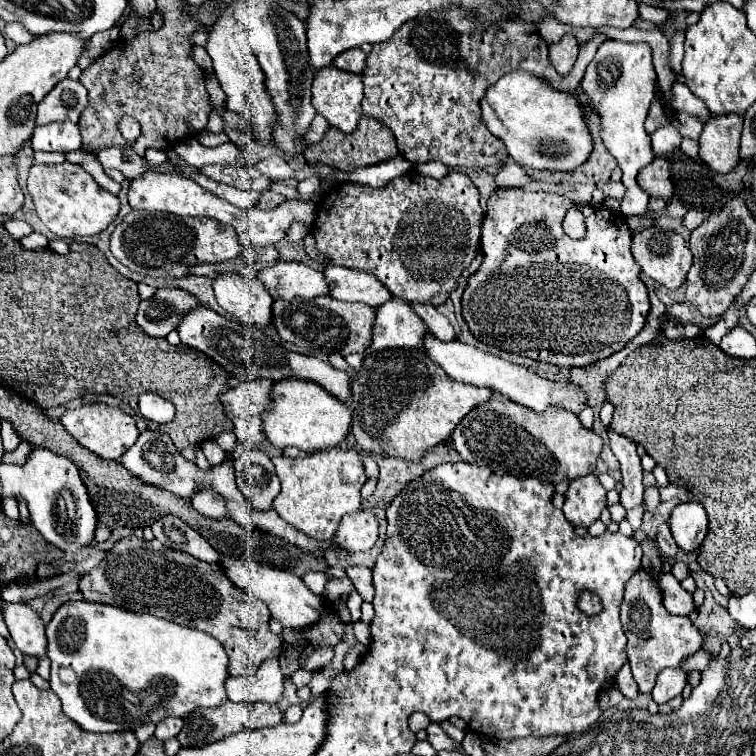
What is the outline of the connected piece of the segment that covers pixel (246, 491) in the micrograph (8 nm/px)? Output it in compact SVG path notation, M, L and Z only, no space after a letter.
M247 449L233 461L235 483L255 511L269 511L279 493L279 479L271 457L259 449Z

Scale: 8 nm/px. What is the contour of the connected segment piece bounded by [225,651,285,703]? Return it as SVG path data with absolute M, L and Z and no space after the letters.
M275 651L253 677L229 677L227 699L229 701L271 701L277 703L283 695L283 673L279 671L279 655Z

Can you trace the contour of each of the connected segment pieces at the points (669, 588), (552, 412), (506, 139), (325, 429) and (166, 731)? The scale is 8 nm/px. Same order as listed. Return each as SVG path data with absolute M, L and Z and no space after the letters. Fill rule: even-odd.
M659 573L657 579L659 579L659 587L663 591L663 605L669 613L689 615L691 611L697 609L693 603L693 595L687 593L671 573Z
M493 391L487 403L481 403L463 417L451 439L455 451L459 451L467 463L487 467L499 475L535 477L551 483L593 473L603 447L601 437L585 429L575 413L559 407L535 413L533 409L505 399L497 391Z
M513 71L491 85L481 99L483 121L489 131L499 137L523 169L537 171L573 171L583 165L591 151L593 139L585 123L585 105L575 93L563 93L537 75Z
M283 379L277 381L271 387L271 407L263 413L263 435L267 437L267 441L277 447L277 449L287 449L287 447L297 447L303 451L311 451L311 449L329 449L329 447L337 447L351 425L351 409L349 405L343 405L339 399L331 399L331 395L319 387L313 381L301 381L301 379Z
M167 717L167 719L161 719L157 723L155 735L161 741L167 741L169 737L177 737L177 733L181 731L181 727L183 727L183 719L179 719L179 717Z

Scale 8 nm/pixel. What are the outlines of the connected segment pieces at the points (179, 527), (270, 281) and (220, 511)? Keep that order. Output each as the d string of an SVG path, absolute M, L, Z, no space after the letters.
M165 515L163 519L155 521L153 533L155 533L155 539L159 539L161 543L165 543L171 549L189 553L199 561L217 563L223 567L221 555L197 531L193 531L189 525L185 525L179 517Z
M279 261L275 267L263 269L257 279L273 299L291 301L293 297L315 299L319 295L329 295L325 275L299 261Z
M203 489L203 491L197 491L195 495L191 495L191 505L205 517L223 519L227 515L223 497L211 489Z

